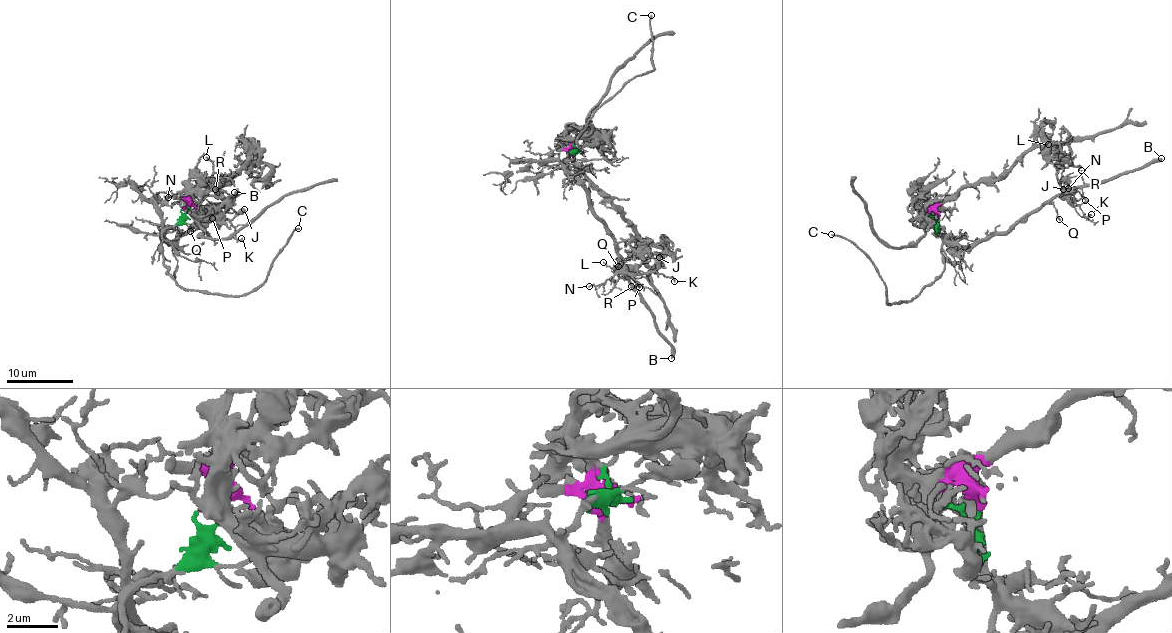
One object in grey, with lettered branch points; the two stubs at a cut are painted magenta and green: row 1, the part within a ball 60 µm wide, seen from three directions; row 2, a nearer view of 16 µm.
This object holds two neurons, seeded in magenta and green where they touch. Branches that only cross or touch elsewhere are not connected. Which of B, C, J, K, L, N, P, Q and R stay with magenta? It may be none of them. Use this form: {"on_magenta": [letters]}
{"on_magenta": []}

